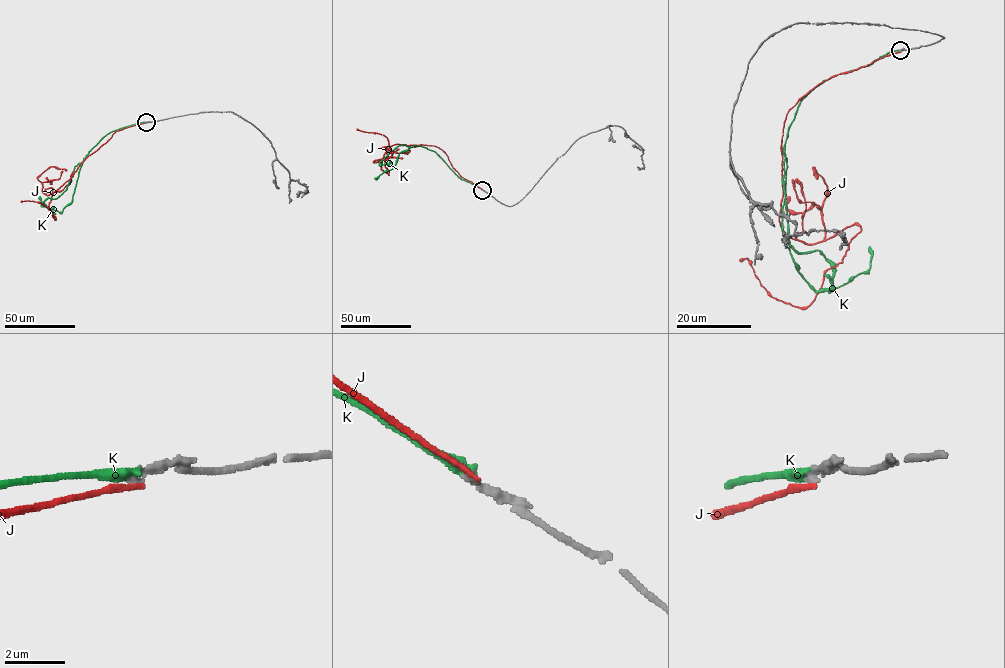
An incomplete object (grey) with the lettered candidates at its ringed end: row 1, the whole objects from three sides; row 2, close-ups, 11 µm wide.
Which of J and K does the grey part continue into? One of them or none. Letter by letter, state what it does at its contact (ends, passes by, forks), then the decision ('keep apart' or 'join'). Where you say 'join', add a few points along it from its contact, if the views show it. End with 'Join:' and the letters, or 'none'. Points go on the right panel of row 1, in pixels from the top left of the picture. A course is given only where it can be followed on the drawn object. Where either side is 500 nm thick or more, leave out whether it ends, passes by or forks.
J: it ends | keep apart
K: it ends | join | via (900, 50), (817, 85), (785, 142), (798, 272), (816, 291), (837, 288), (870, 267), (869, 246)
Join: K

